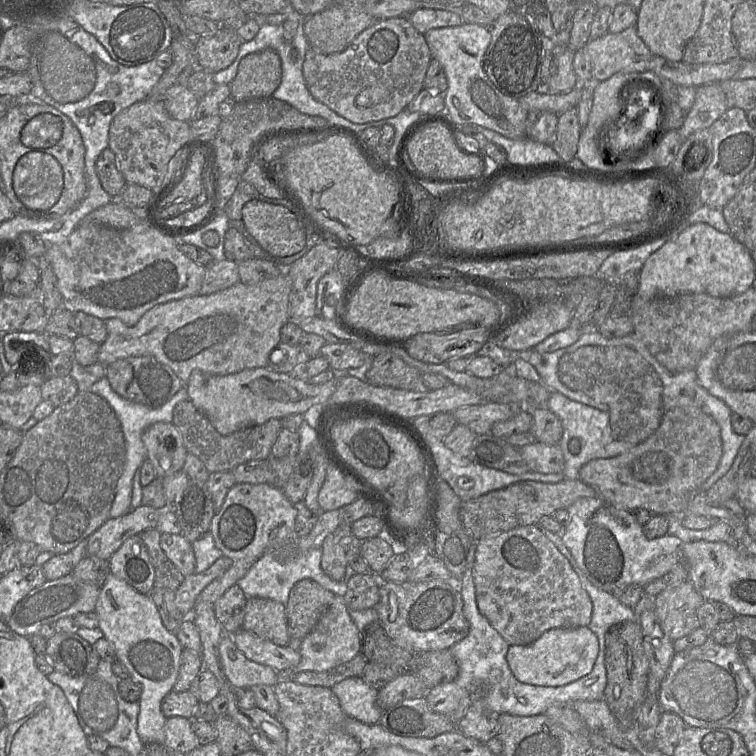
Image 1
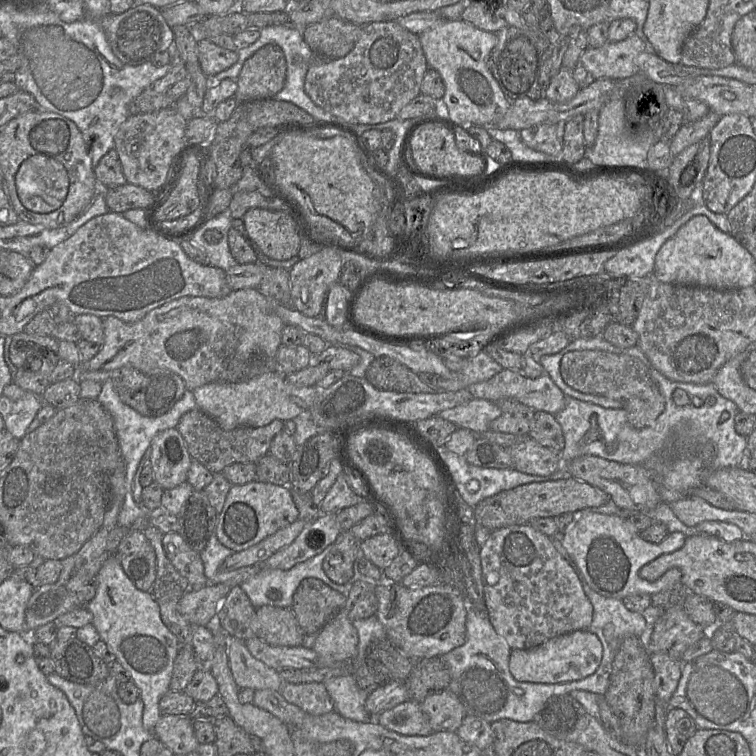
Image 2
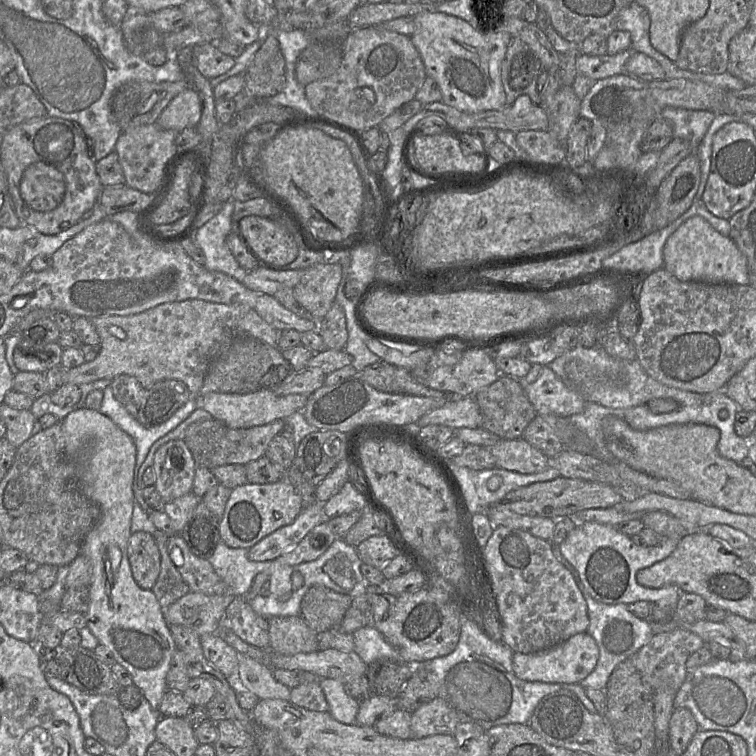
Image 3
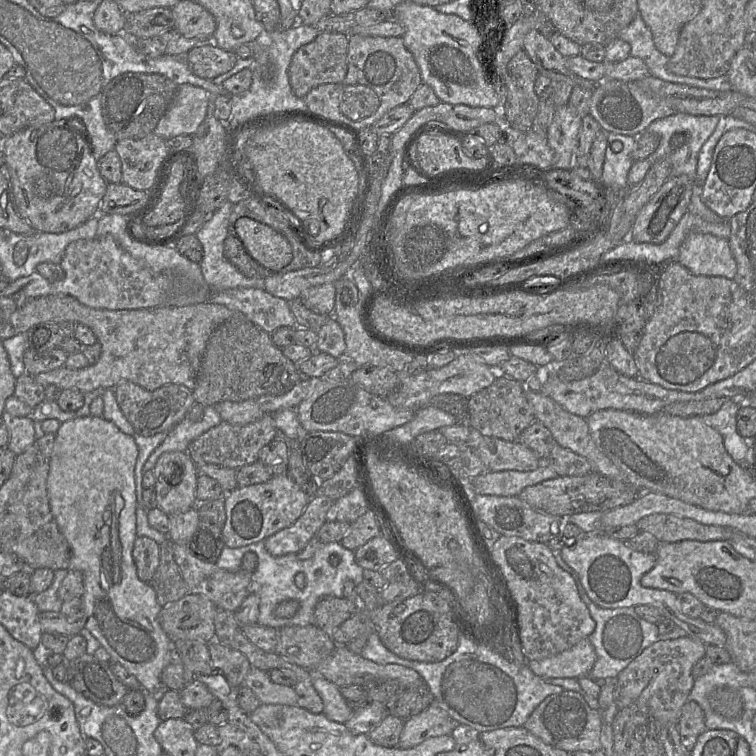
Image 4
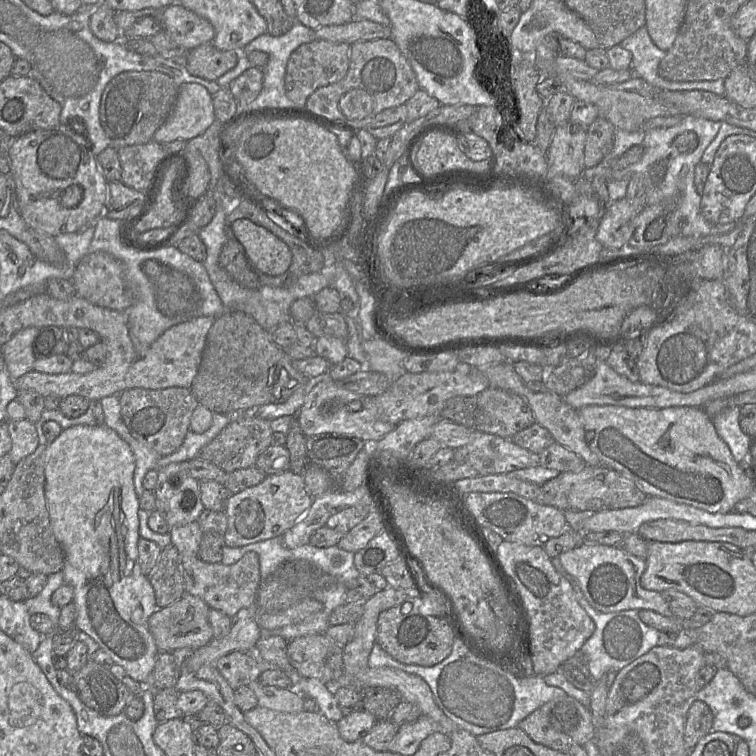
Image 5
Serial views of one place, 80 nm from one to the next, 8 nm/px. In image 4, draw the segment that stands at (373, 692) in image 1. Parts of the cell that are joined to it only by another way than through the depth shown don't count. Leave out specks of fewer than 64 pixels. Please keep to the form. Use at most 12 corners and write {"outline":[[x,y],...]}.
{"outline":[[314,675],[313,686],[322,698],[323,713],[345,723],[353,710],[340,687]]}

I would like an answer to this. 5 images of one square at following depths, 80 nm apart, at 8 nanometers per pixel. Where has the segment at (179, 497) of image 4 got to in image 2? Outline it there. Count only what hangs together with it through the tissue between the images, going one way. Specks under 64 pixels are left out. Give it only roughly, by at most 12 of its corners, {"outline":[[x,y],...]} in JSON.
{"outline":[[177,428],[152,439],[149,460],[163,490],[187,481],[192,458]]}

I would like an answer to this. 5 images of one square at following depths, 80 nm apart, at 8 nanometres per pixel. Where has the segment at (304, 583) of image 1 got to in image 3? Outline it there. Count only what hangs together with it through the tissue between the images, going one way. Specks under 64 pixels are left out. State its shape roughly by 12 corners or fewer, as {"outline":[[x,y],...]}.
{"outline":[[310,587],[300,616],[316,633],[338,628],[350,594]]}

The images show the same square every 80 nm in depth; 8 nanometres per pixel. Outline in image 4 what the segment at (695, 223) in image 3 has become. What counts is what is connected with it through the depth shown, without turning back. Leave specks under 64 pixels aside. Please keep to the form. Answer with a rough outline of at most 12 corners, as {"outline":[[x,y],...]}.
{"outline":[[690,232],[675,261],[699,276],[734,279],[729,240]]}

